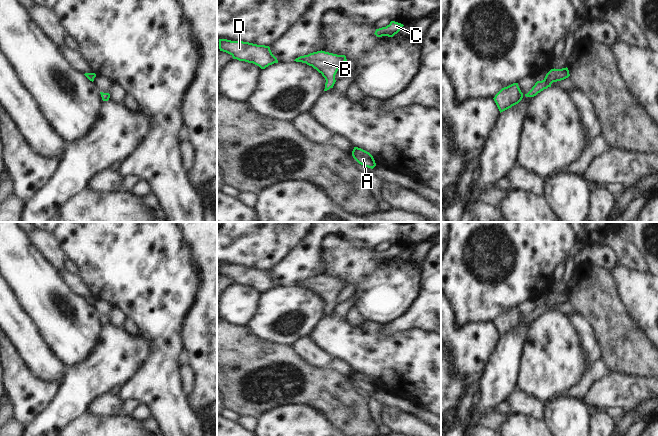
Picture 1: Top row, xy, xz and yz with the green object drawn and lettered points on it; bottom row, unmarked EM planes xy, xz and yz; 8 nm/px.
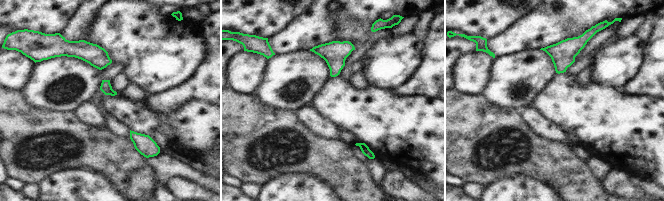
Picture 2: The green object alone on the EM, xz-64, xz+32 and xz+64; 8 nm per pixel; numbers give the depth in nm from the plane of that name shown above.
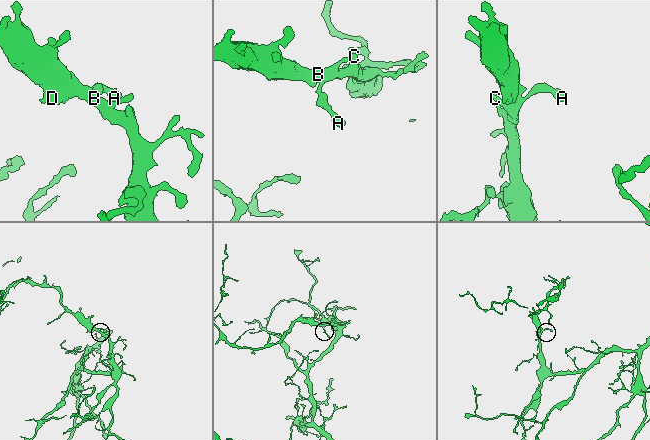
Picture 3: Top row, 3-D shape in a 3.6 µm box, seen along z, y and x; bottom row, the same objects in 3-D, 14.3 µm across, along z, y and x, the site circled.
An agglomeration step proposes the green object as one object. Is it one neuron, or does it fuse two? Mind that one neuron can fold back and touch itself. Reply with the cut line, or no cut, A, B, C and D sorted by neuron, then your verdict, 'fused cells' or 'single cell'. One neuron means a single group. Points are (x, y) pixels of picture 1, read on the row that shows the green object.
no cut | A B C D | single cell

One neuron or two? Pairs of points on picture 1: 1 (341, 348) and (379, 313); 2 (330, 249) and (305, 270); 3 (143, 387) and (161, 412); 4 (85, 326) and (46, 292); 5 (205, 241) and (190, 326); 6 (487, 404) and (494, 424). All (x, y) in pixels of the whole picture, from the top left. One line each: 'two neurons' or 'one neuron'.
1: two neurons
2: two neurons
3: one neuron
4: one neuron
5: one neuron
6: two neurons

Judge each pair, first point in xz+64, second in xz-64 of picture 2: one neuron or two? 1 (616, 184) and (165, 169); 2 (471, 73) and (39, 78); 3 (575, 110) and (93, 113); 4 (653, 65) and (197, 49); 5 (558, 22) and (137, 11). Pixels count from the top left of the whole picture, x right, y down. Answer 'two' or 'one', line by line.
1: two
2: two
3: two
4: two
5: two

